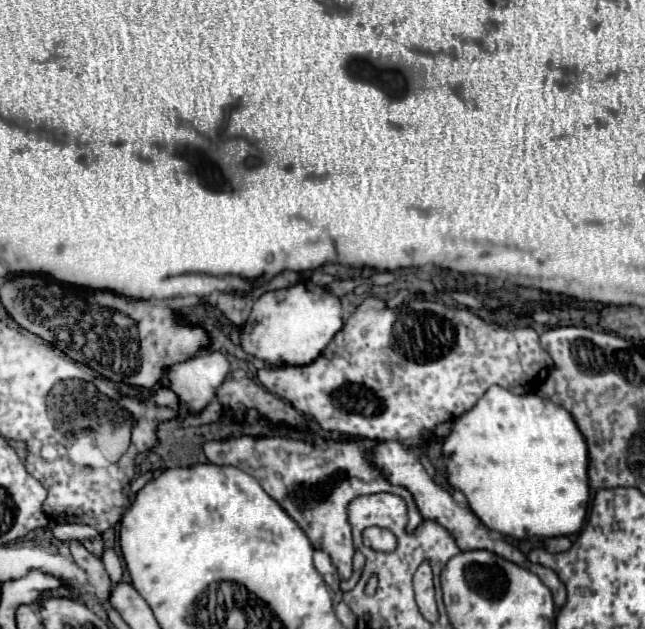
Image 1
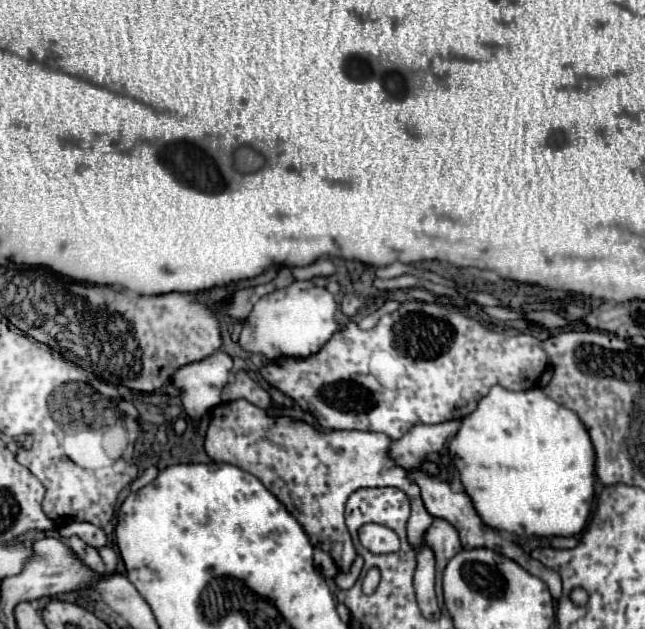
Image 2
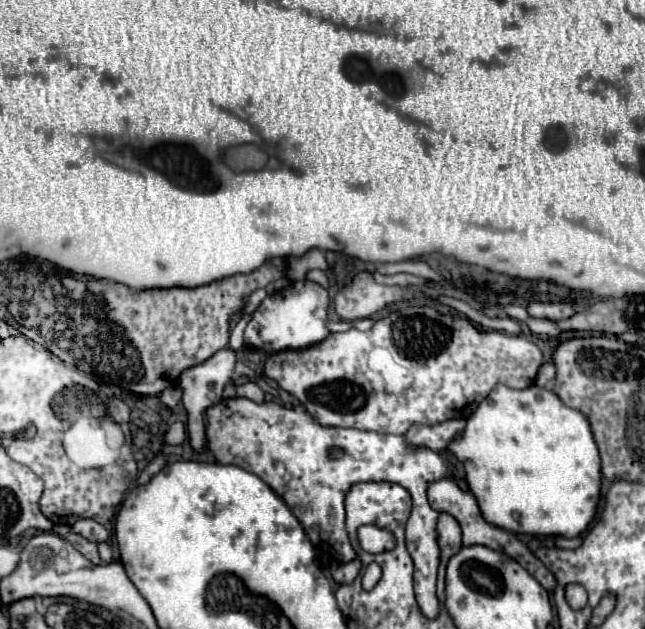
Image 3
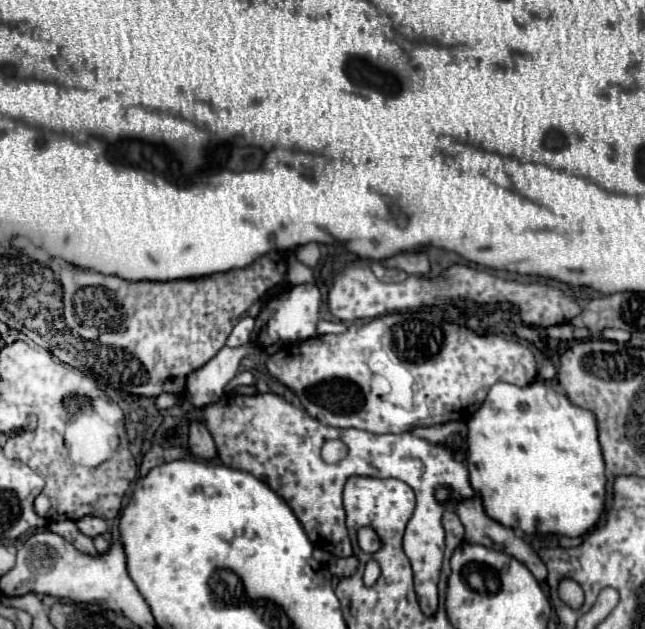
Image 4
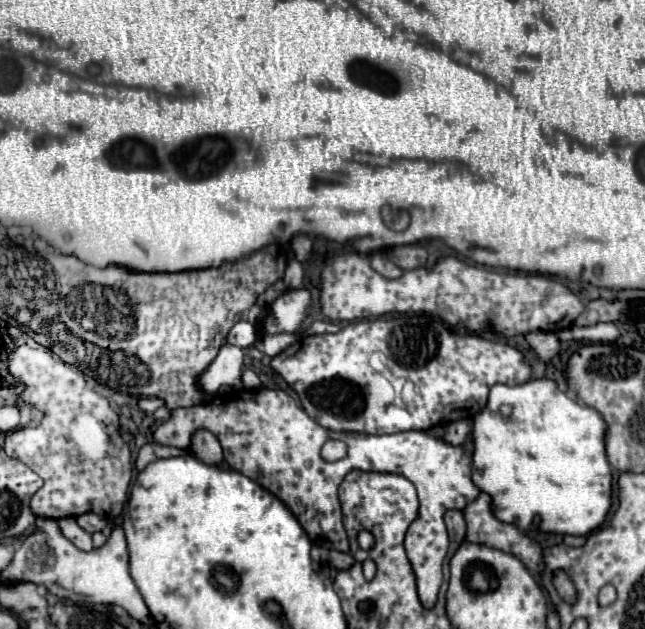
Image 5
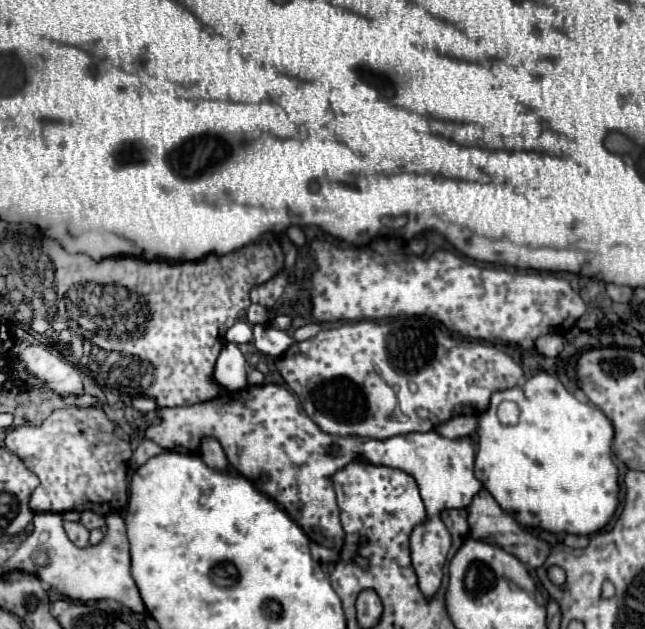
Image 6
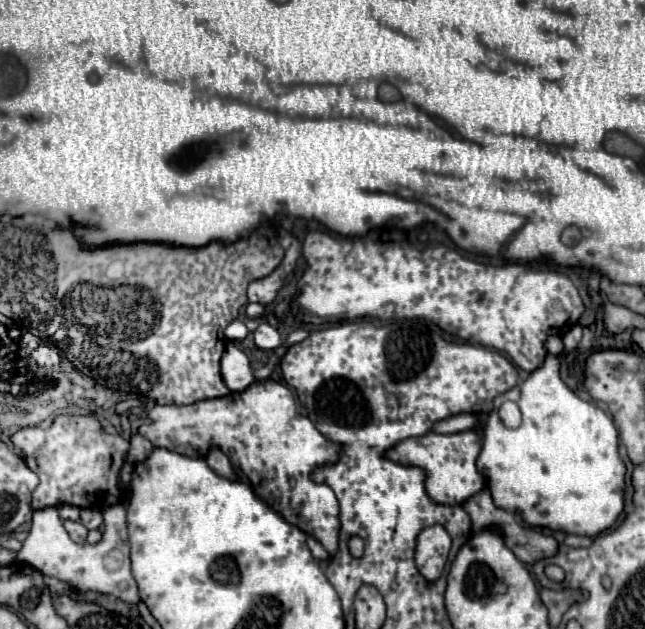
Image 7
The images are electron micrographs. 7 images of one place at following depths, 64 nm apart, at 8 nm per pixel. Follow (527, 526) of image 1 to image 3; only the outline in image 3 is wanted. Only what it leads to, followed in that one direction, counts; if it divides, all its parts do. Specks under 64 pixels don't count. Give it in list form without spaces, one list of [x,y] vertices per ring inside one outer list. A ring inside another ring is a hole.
[[[496,384],[468,418],[462,436],[448,444],[448,450],[464,464],[466,482],[478,500],[482,516],[498,528],[518,534],[574,538],[580,536],[596,516],[602,472],[592,428],[580,410],[568,408],[552,390],[536,384],[524,390]]]

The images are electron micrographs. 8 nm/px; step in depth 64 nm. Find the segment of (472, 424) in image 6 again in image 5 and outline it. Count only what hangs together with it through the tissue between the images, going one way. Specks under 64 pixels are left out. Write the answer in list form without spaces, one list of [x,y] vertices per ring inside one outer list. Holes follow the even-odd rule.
[[[456,420],[456,422],[450,422],[446,424],[446,434],[444,434],[444,440],[454,444],[454,446],[460,446],[464,444],[468,432],[472,430],[472,420]]]

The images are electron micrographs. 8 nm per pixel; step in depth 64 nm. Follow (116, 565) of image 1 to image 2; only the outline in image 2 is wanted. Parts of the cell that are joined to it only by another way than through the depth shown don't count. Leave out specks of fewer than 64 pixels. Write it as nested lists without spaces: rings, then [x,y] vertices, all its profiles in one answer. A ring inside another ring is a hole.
[[[102,546],[102,548],[98,548],[98,552],[100,552],[100,556],[102,556],[102,560],[104,560],[104,564],[106,564],[106,568],[108,568],[108,572],[114,572],[116,570],[116,552],[110,548],[110,546]]]

